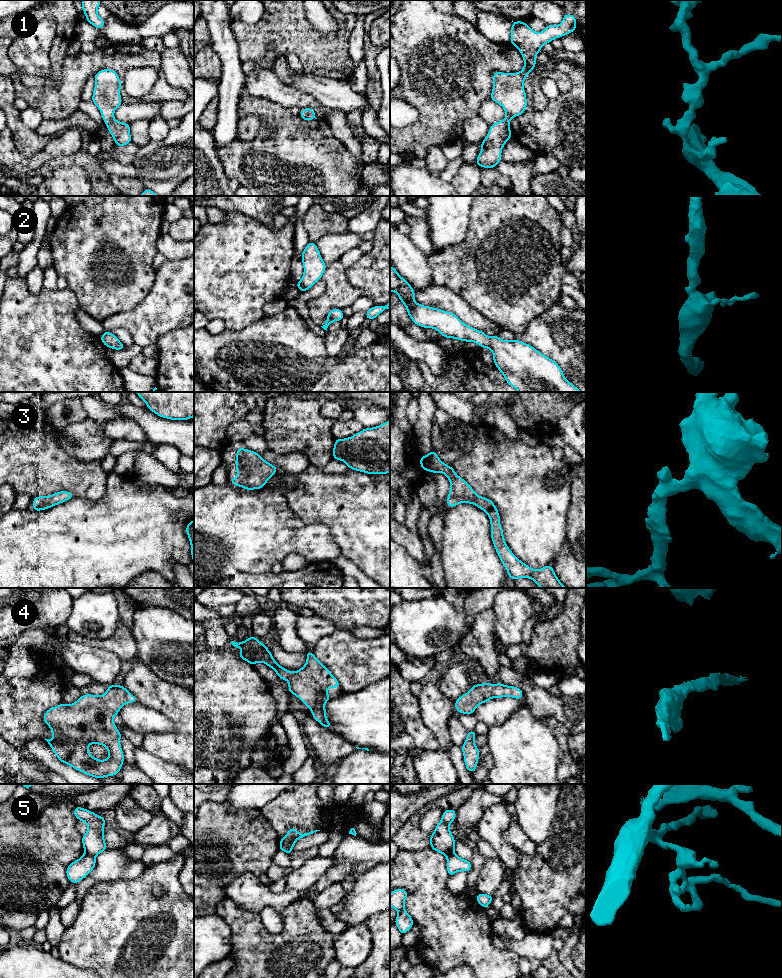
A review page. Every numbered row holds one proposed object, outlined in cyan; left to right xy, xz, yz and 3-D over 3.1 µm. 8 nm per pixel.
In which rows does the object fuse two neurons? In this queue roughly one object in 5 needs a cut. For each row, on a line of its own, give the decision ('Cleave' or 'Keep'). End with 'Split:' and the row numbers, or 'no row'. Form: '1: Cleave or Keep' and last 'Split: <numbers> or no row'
1: Keep
2: Keep
3: Keep
4: Keep
5: Cleave
Split: 5

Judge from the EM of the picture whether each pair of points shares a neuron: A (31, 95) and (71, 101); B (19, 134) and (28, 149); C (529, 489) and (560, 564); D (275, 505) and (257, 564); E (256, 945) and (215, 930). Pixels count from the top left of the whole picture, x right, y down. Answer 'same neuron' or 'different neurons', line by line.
A: same neuron
B: same neuron
C: different neurons
D: same neuron
E: different neurons

